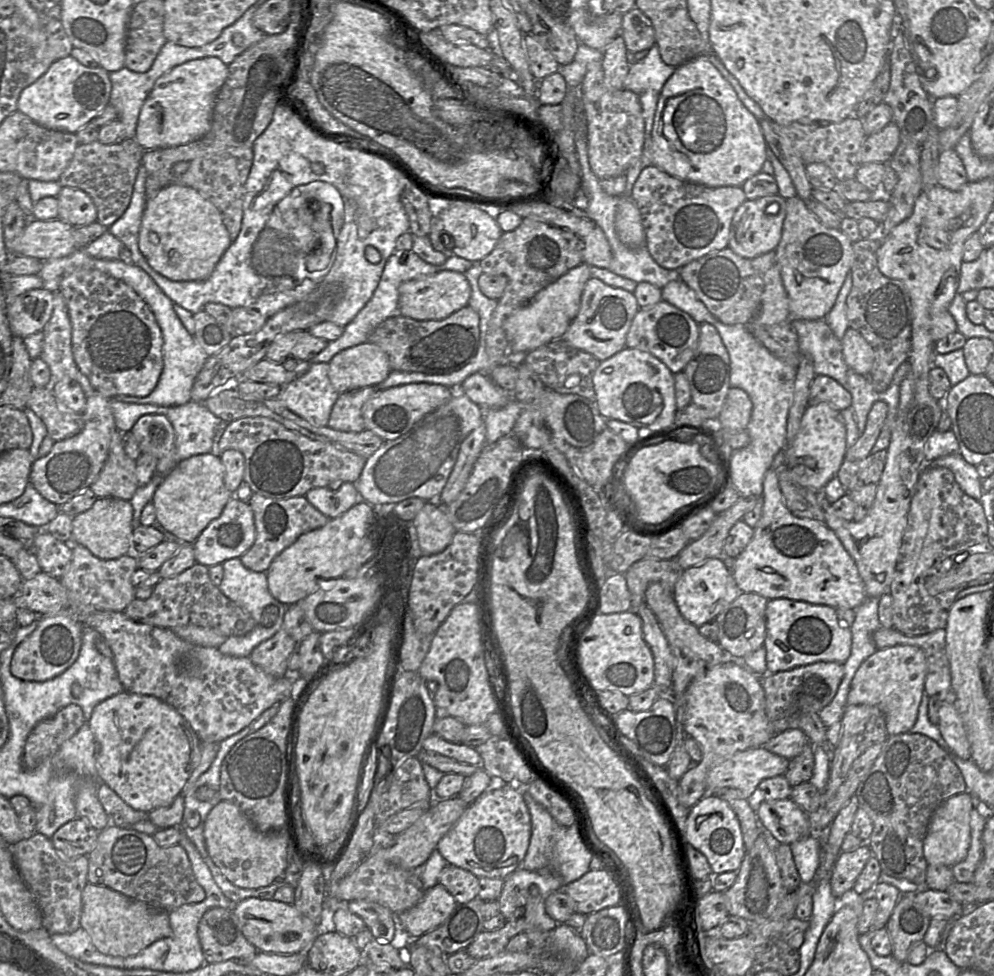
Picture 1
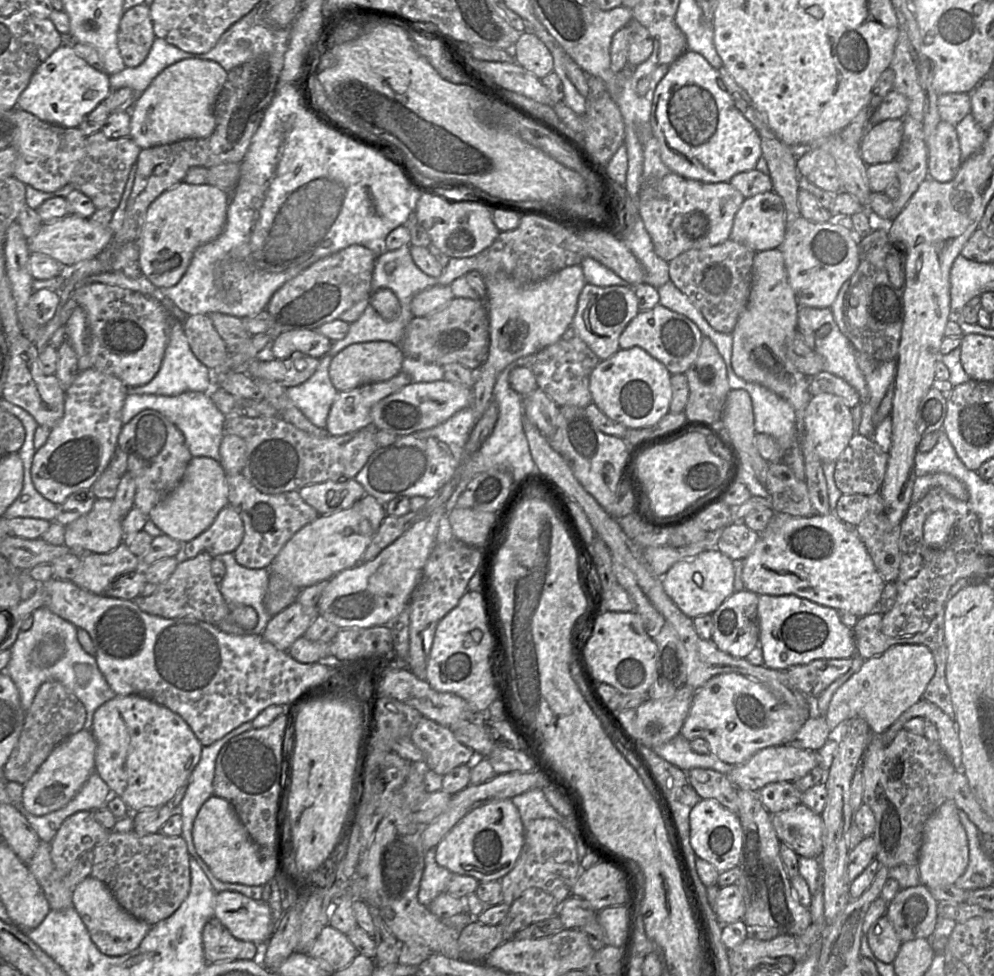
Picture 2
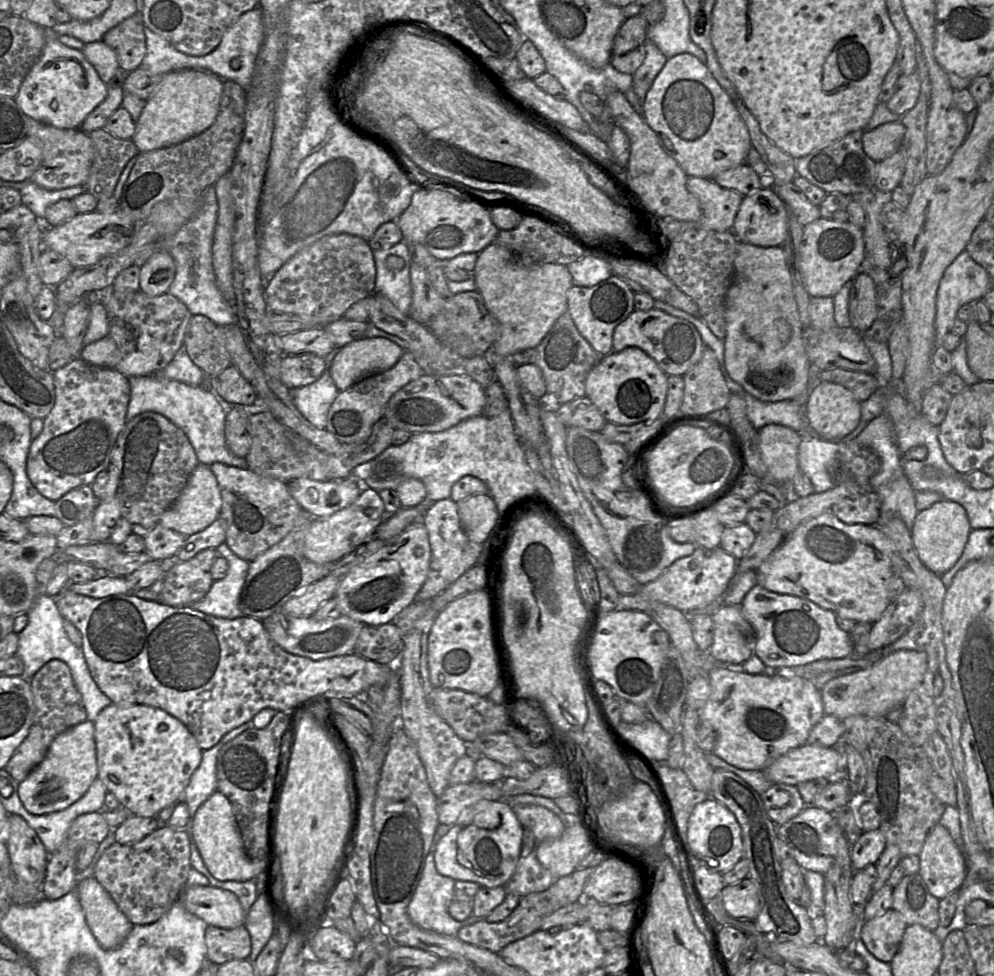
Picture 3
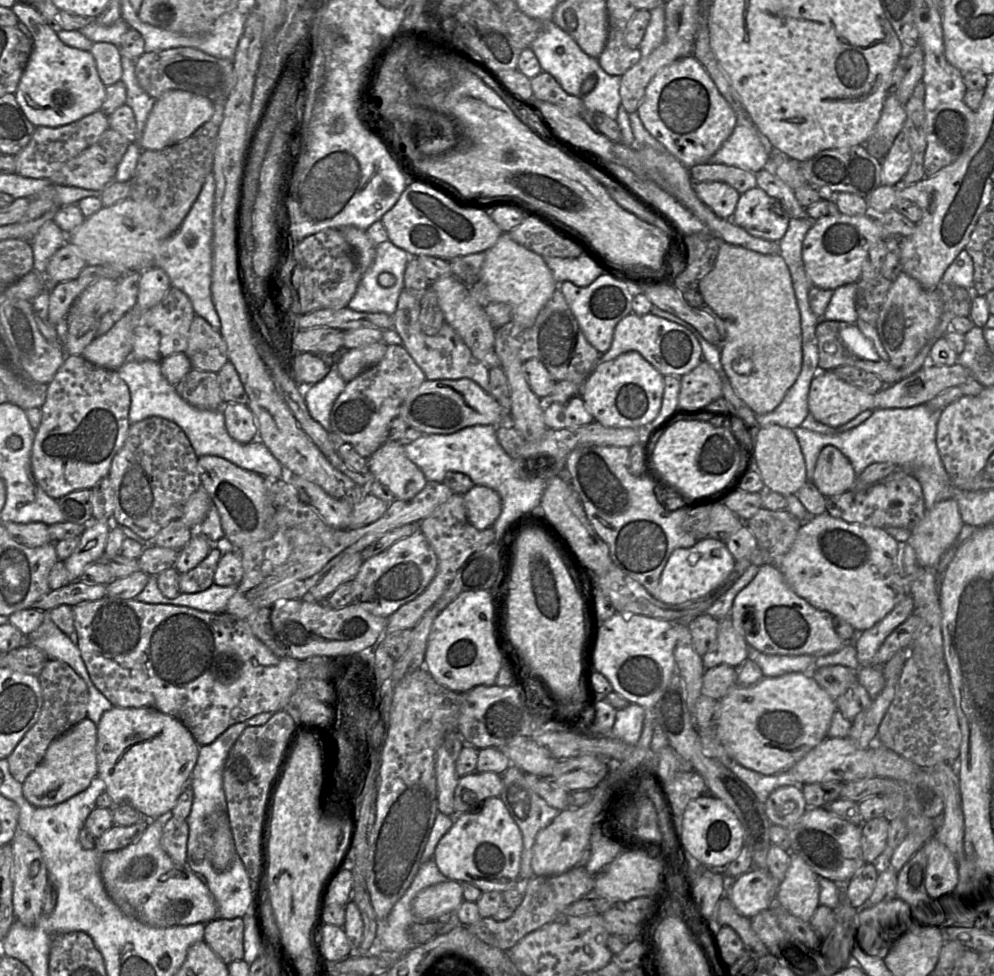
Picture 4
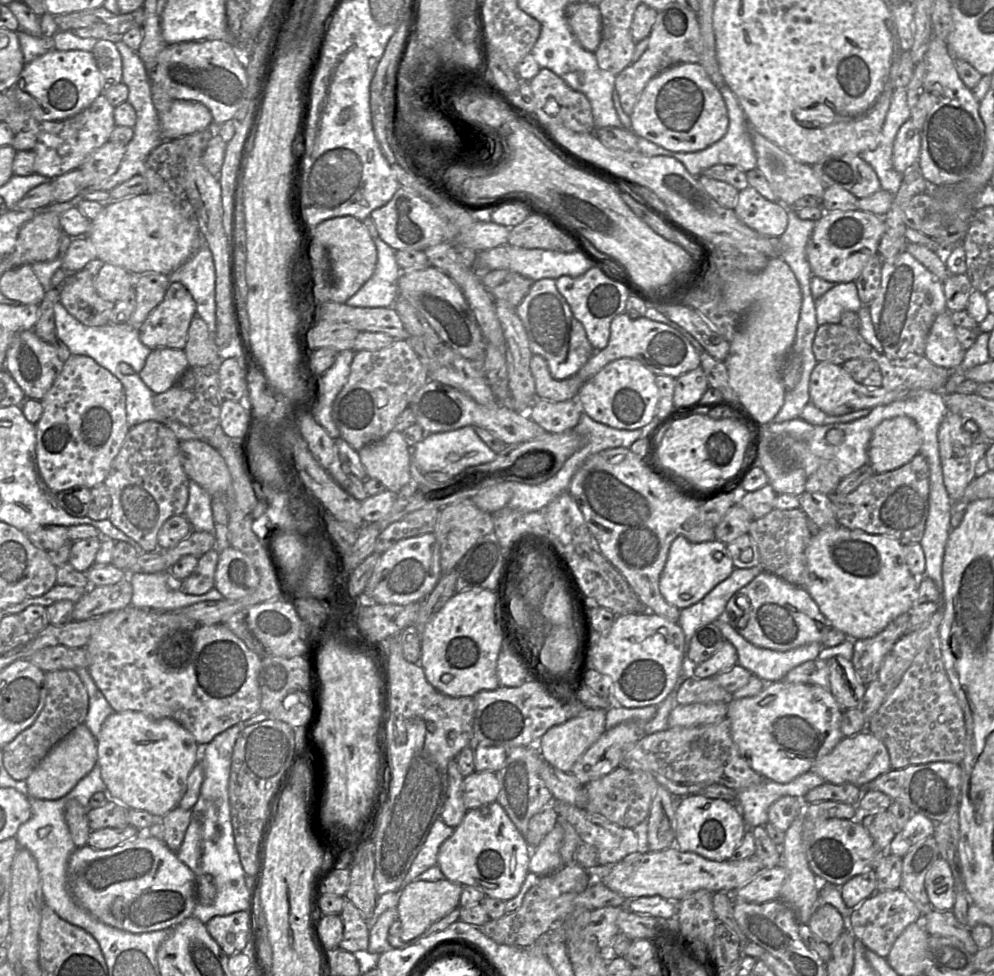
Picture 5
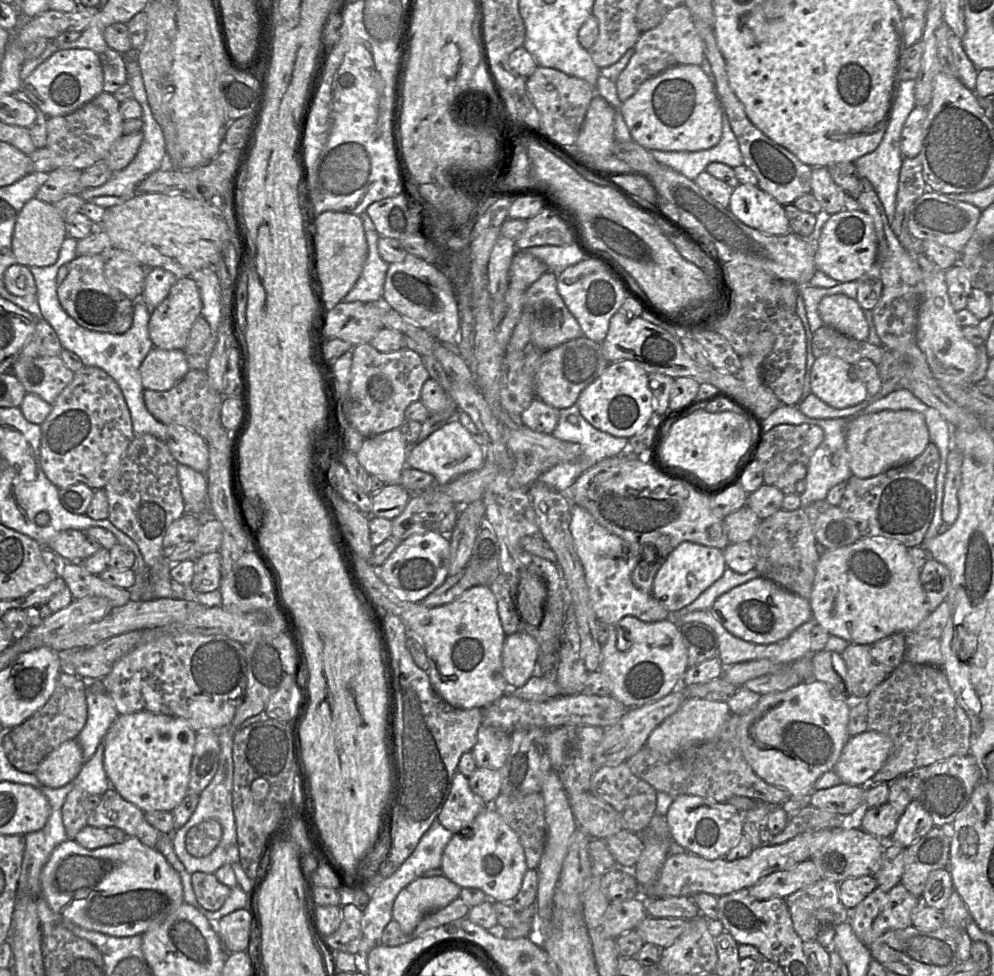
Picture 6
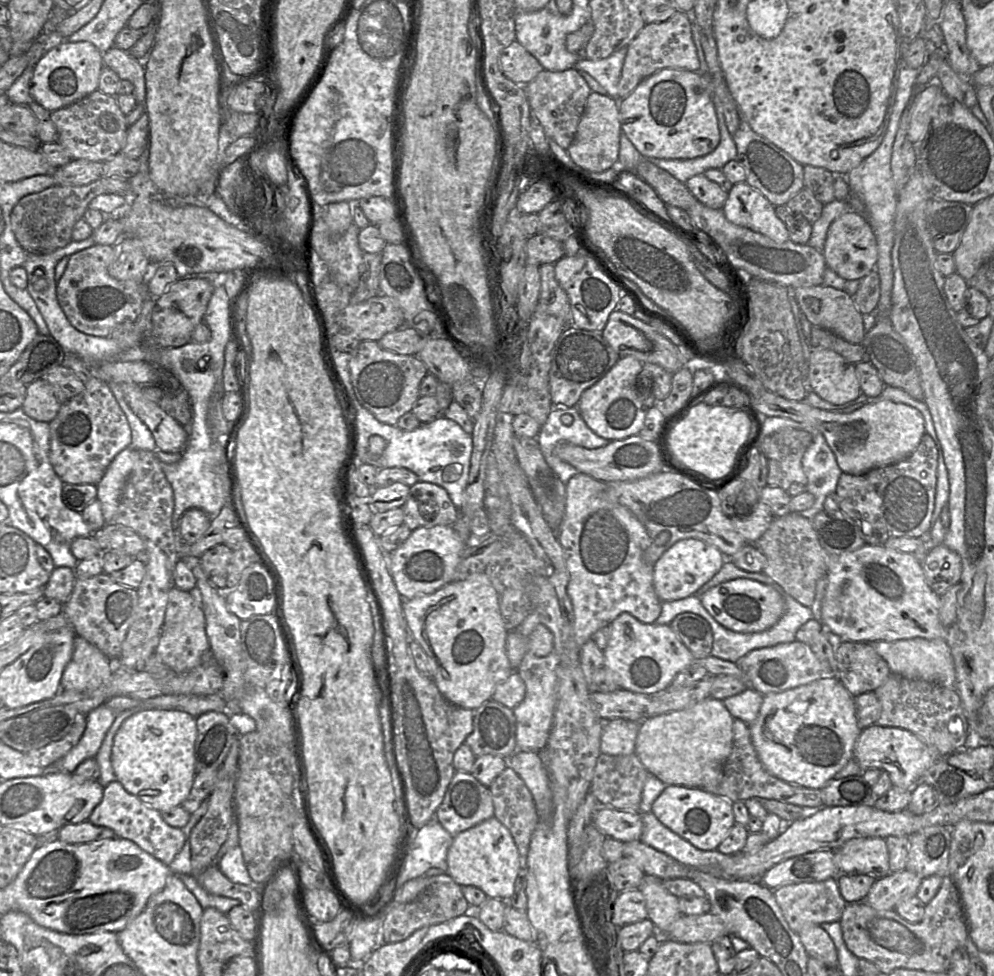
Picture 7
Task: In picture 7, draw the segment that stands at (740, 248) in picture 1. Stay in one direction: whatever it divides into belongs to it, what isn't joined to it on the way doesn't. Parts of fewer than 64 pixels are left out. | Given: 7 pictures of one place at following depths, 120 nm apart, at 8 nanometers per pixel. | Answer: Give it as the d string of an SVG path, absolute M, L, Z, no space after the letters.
M747 182L733 184L721 210L731 223L761 233L777 243L789 239L785 224L775 214L775 206Z

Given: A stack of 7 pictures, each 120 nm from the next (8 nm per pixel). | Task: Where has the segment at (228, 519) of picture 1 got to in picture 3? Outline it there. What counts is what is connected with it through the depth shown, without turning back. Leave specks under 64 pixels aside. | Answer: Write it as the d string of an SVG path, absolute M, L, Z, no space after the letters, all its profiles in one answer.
M218 517L204 530L187 536L181 549L175 555L176 561L188 561L202 550L216 549L226 540L227 523Z

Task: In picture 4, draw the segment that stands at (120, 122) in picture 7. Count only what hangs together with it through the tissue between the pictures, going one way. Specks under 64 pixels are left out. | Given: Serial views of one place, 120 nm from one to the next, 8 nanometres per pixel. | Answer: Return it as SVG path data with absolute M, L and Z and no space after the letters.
M97 110L72 123L58 126L38 126L28 144L15 155L15 173L34 179L49 179L70 159L78 156L89 146L98 143L102 133L109 128L108 117Z

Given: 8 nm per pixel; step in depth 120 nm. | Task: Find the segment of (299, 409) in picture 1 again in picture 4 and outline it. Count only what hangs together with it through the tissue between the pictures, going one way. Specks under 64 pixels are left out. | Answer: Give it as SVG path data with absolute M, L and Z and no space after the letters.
M344 350L332 354L333 364L321 381L304 388L304 399L311 417L327 432L332 431L330 424L332 406L347 384L338 371L338 361Z

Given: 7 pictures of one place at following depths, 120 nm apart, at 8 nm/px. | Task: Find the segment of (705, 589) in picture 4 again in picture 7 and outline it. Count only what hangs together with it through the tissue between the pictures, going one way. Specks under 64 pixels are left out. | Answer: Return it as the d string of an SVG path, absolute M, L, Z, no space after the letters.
M686 538L666 550L653 566L653 585L661 601L674 601L694 595L722 567L726 556L700 539Z

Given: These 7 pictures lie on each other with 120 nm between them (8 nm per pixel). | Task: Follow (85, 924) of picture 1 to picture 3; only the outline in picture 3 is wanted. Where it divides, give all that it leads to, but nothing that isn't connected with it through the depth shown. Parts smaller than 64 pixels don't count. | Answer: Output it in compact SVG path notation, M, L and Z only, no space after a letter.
M82 878L75 889L86 922L99 945L105 950L120 946L133 924L117 907L108 892L94 878Z

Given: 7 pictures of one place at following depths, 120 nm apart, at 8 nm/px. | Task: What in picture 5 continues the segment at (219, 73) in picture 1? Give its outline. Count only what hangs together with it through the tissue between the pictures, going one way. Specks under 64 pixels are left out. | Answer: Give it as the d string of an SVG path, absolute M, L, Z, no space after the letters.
M174 100L159 120L163 140L178 139L213 125L212 114L206 106L182 100Z

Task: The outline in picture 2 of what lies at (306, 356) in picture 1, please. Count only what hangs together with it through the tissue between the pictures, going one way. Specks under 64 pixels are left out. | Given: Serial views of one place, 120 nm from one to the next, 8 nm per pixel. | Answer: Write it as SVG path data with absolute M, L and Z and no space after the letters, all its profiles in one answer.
M292 330L274 338L265 355L275 359L286 359L293 354L306 354L320 359L328 353L332 343L316 330Z

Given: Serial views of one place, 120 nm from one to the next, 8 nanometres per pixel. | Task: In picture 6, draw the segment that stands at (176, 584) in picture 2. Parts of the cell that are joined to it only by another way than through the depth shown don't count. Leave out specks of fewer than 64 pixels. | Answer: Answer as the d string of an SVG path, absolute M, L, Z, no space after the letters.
M219 551L199 556L195 561L195 572L190 587L197 593L218 589L222 581L221 567Z

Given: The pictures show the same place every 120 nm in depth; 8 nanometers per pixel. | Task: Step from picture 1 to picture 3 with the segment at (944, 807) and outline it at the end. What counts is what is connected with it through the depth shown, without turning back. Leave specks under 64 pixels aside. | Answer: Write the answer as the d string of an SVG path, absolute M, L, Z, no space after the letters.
M940 823L930 830L918 856L919 874L934 897L941 900L961 887L966 877L966 860Z

